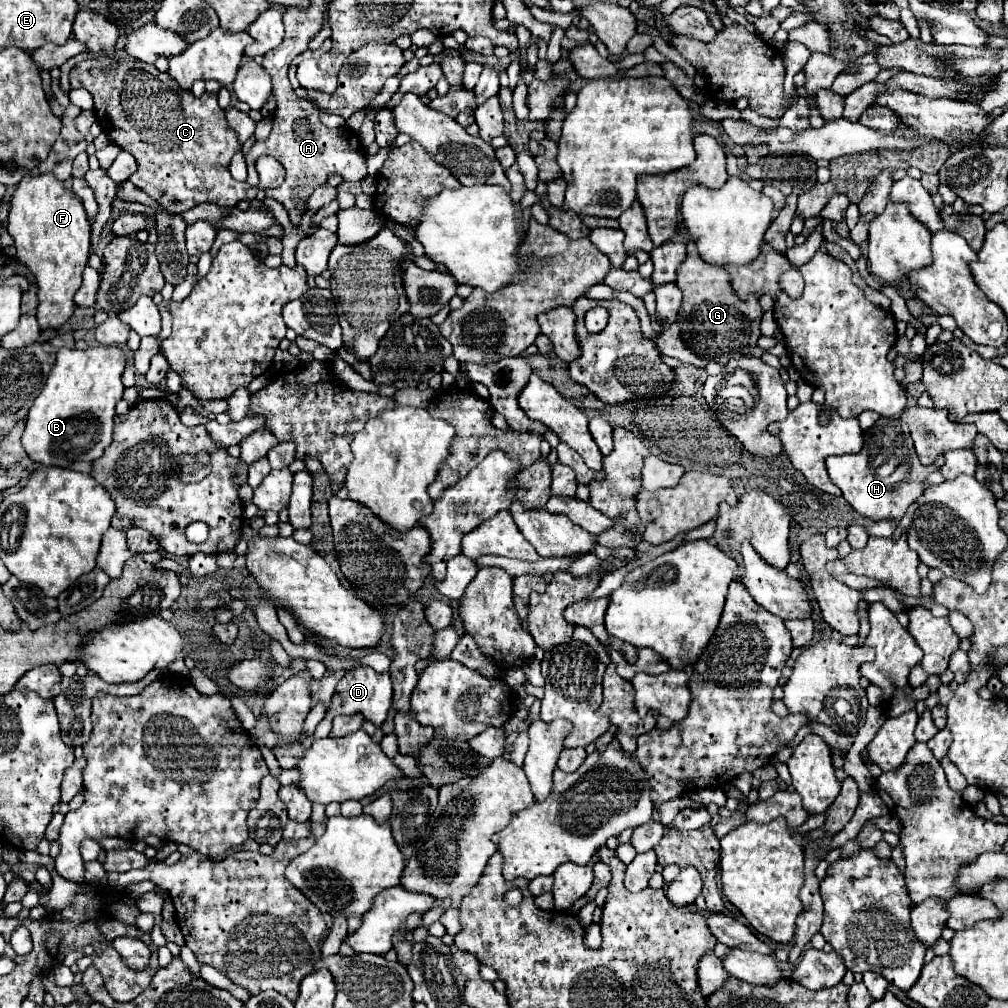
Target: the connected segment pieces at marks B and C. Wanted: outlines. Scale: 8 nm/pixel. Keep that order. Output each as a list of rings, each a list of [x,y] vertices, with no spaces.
[[[96,345],[86,351],[60,349],[56,365],[26,419],[22,445],[28,457],[40,465],[68,465],[102,457],[112,441],[114,407],[124,391],[124,367],[126,357],[120,347]]]
[[[88,59],[70,71],[70,85],[92,93],[96,107],[94,115],[102,131],[112,143],[134,155],[138,163],[138,169],[130,181],[156,199],[168,213],[184,213],[200,203],[234,207],[242,199],[256,199],[258,187],[240,183],[230,175],[230,159],[240,149],[240,145],[234,129],[224,117],[224,111],[218,107],[217,95],[214,93],[202,93],[200,97],[194,97],[192,91],[180,89],[180,85],[168,73],[160,73],[154,65],[142,61],[122,61],[108,73],[100,73],[96,61]]]

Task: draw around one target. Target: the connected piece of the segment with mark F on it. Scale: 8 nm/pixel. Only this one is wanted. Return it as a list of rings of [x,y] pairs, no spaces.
[[[52,173],[24,177],[16,187],[10,205],[12,205],[12,209],[10,209],[10,217],[8,217],[8,233],[14,239],[16,257],[22,265],[26,265],[34,273],[36,283],[38,283],[38,297],[40,297],[38,315],[36,315],[38,323],[40,323],[42,331],[60,329],[74,311],[74,293],[80,289],[82,271],[84,271],[84,267],[88,263],[88,255],[90,255],[90,221],[86,217],[84,205]]]

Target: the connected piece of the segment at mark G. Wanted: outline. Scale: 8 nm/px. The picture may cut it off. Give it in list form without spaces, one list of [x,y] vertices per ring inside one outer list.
[[[690,241],[686,249],[686,259],[676,271],[676,285],[684,293],[682,309],[678,313],[678,325],[682,329],[684,343],[694,349],[698,357],[722,365],[726,365],[730,359],[748,355],[756,347],[756,341],[760,337],[762,309],[758,305],[758,299],[750,295],[746,301],[740,301],[732,291],[724,267],[702,261],[694,241]]]

